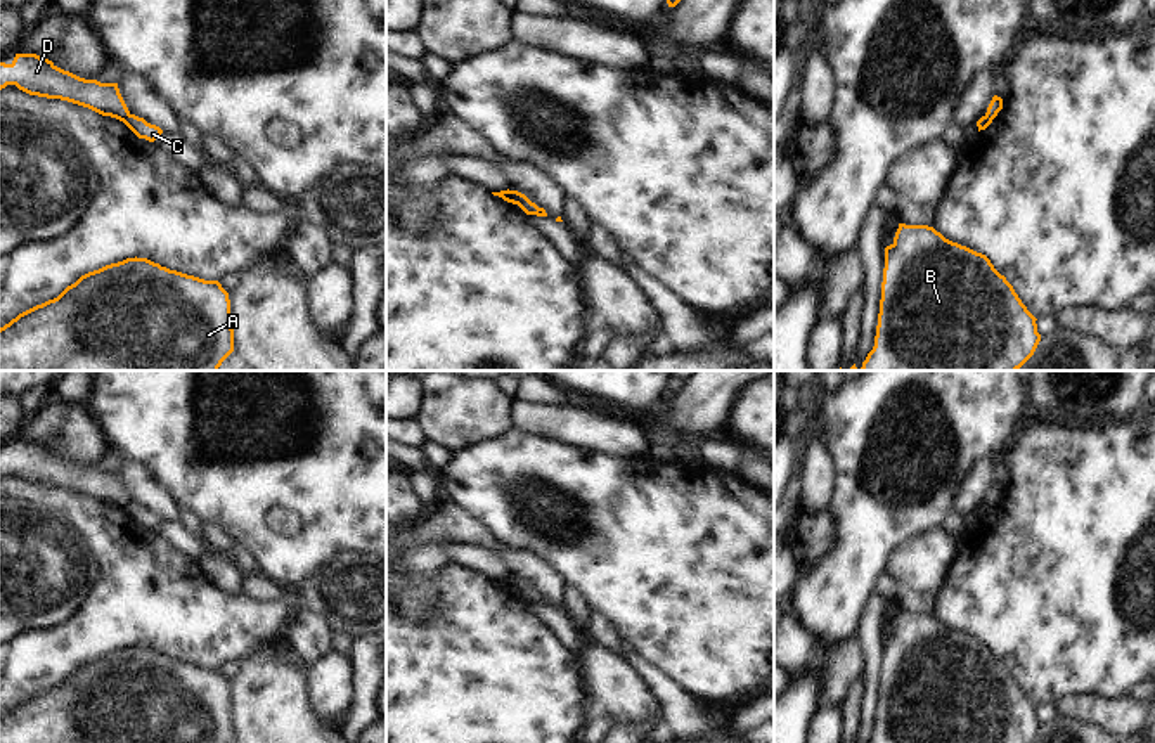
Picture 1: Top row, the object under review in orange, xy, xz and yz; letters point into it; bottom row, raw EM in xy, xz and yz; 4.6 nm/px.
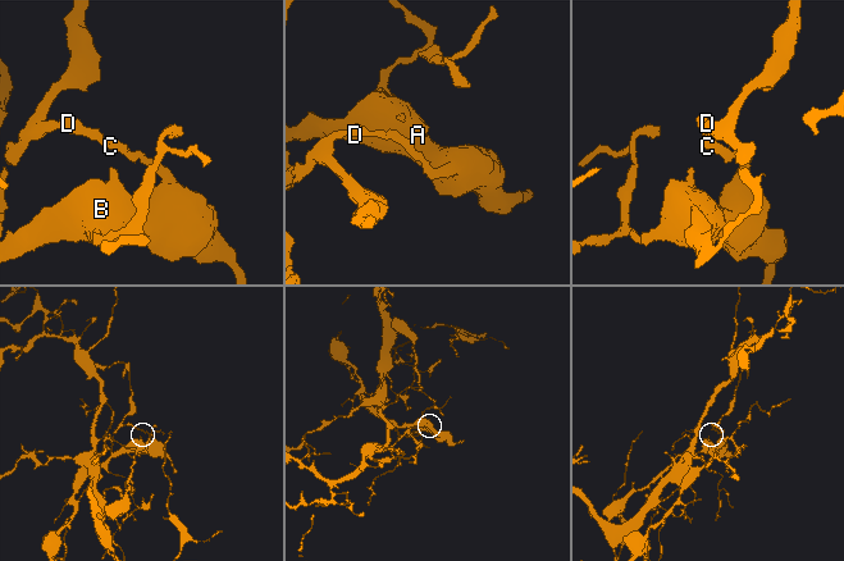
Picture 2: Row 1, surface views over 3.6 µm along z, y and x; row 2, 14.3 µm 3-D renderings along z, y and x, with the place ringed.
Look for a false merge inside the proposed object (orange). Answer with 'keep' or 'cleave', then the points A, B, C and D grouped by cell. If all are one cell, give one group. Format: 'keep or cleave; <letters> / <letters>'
cleave; A B C / D

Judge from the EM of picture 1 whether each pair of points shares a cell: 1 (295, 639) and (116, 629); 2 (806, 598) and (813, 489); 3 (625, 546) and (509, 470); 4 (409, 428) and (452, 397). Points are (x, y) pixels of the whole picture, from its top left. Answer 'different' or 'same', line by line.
1: different
2: different
3: same
4: different

